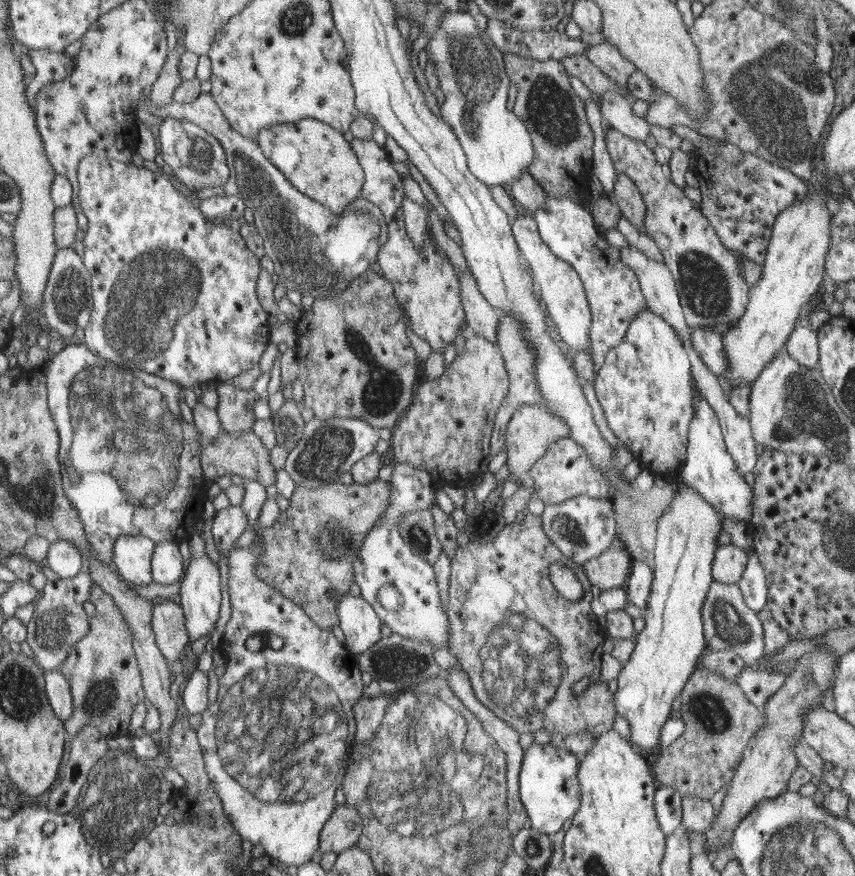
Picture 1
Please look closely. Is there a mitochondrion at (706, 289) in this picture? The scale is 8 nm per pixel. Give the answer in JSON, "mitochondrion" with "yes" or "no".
{"mitochondrion":"yes"}

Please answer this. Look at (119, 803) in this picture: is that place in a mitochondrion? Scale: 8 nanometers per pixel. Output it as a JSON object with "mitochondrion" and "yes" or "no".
{"mitochondrion":"yes"}

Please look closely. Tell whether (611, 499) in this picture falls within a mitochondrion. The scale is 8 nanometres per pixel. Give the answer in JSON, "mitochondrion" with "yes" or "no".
{"mitochondrion":"no"}

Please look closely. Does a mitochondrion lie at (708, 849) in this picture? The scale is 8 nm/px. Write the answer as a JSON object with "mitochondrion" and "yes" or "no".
{"mitochondrion":"no"}

